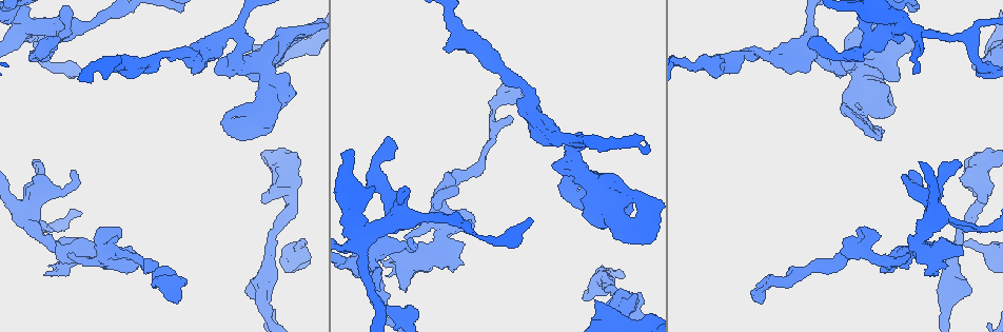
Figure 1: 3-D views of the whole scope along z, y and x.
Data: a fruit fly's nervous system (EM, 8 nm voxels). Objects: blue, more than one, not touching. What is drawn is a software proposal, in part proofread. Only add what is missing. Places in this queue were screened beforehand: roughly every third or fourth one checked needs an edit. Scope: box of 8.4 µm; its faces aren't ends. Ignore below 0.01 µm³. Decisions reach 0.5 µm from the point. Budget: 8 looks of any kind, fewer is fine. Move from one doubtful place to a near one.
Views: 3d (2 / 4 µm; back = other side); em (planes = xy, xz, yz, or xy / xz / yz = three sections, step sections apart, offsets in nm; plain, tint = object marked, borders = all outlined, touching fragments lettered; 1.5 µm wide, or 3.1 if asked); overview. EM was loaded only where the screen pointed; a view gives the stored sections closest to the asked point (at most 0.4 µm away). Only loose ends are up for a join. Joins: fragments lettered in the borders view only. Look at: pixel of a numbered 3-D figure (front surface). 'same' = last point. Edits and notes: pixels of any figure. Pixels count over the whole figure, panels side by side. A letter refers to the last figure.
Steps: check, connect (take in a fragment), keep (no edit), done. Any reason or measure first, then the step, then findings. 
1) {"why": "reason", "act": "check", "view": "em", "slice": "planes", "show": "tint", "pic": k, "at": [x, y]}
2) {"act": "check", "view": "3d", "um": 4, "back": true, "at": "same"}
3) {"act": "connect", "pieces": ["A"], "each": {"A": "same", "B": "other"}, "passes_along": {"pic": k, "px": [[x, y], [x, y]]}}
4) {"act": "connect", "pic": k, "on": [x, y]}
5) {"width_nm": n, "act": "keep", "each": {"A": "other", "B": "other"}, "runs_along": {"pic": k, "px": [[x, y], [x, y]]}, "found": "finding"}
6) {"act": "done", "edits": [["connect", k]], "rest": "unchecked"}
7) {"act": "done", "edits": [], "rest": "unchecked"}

{"why": "an open end", "act": "check", "view": "em", "slice": "planes", "show": "plain", "pic": 1, "at": [249, 296]}

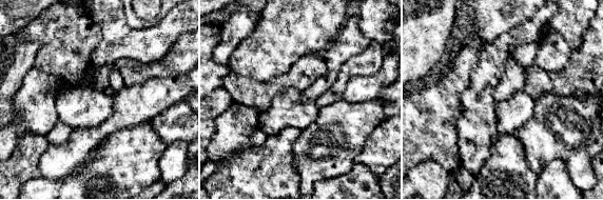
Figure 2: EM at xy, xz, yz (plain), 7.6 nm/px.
{"act": "check", "view": "em", "slice": "planes", "show": "borders", "at": "same"}

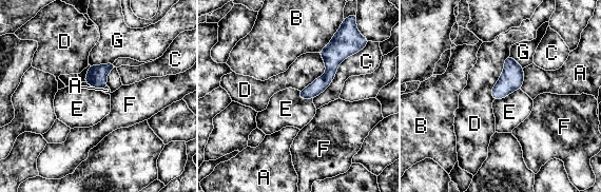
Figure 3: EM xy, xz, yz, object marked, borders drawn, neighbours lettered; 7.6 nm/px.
{"act": "keep", "each": {"A": "other", "B": "other", "C": "other", "D": "other", "E": "other", "F": "other", "G": "other"}, "runs_along": {"pic": 3, "px": [[334, 42], [330, 74], [303, 96]]}, "found": "none of them fits"}

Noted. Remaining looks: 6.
{"why": "free end", "act": "check", "view": "3d", "um": 4, "pic": 1, "at": [972, 67]}

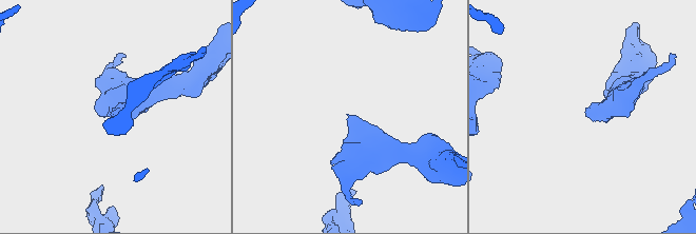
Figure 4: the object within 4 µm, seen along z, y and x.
{"why": "shape alone is not enough", "act": "check", "view": "em", "slice": "xy", "step": 4, "show": "borders", "pic": 4, "at": [586, 111]}

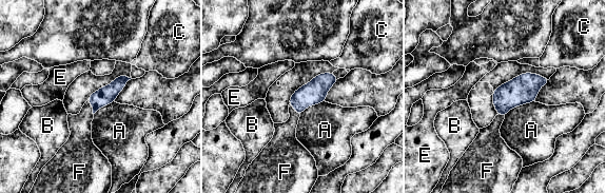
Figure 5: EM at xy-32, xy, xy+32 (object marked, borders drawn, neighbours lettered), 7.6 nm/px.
{"why": "cut it another way", "act": "check", "view": "em", "slice": "planes", "show": "borders", "at": "same"}

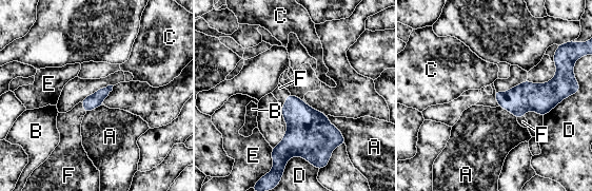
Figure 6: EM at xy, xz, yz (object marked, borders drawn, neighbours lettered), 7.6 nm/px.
{"act": "connect", "pieces": ["F"], "each": {"A": "other", "B": "other", "C": "other", "D": "other", "E": "other", "F": "same"}, "passes_along": {"pic": 6, "px": [[306, 126], [285, 100], [280, 93]]}, "found": "the neuron continues"}

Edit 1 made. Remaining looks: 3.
{"act": "done", "edits": [["connect", 6]], "rest": "unchecked"}

